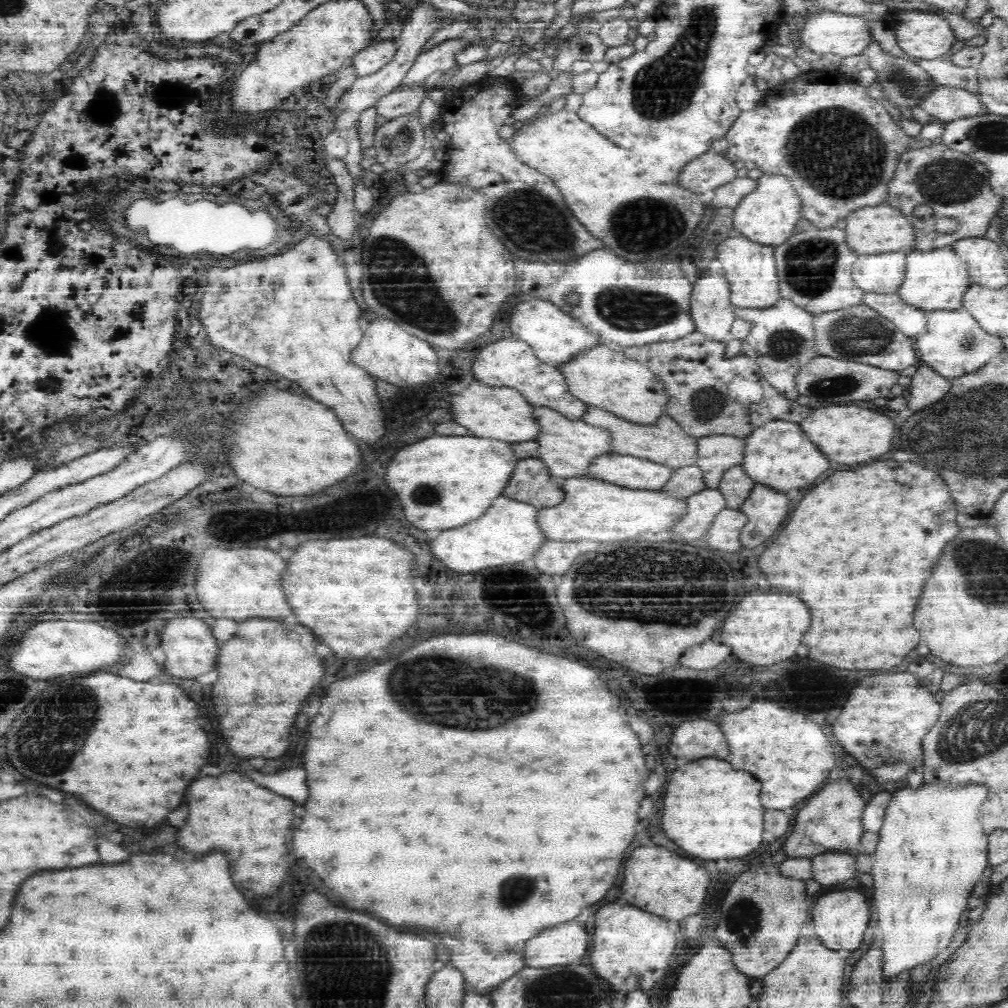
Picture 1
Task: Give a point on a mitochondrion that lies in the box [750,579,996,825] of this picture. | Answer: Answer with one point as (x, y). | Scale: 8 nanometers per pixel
(892, 761)

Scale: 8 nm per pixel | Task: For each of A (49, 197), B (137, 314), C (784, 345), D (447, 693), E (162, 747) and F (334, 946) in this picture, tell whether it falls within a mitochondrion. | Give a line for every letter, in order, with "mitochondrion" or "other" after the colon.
A: other
B: other
C: mitochondrion
D: mitochondrion
E: other
F: mitochondrion

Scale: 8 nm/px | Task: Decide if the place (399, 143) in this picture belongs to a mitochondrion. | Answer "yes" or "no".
yes

